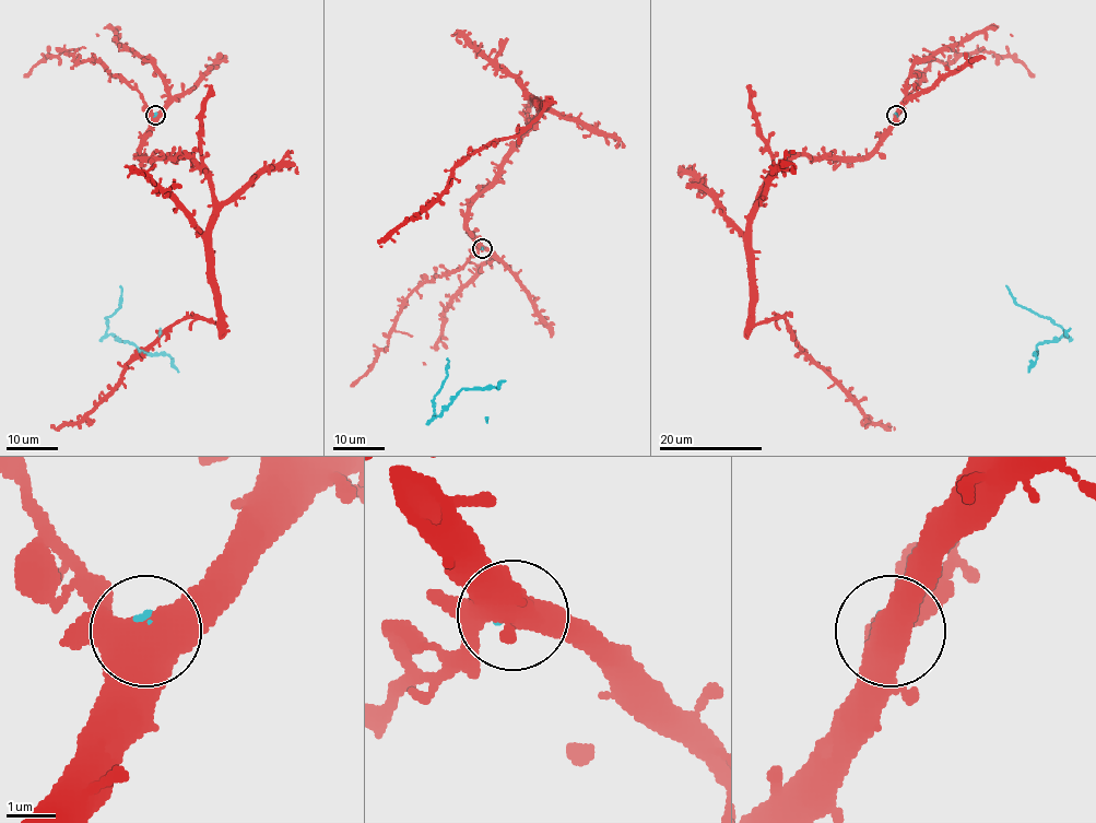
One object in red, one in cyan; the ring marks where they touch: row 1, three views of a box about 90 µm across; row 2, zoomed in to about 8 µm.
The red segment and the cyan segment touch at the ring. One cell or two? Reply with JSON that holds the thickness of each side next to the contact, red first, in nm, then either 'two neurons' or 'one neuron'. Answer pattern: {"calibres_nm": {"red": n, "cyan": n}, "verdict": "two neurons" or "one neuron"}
{"calibres_nm": {"red": 500, "cyan": 90}, "verdict": "two neurons"}

